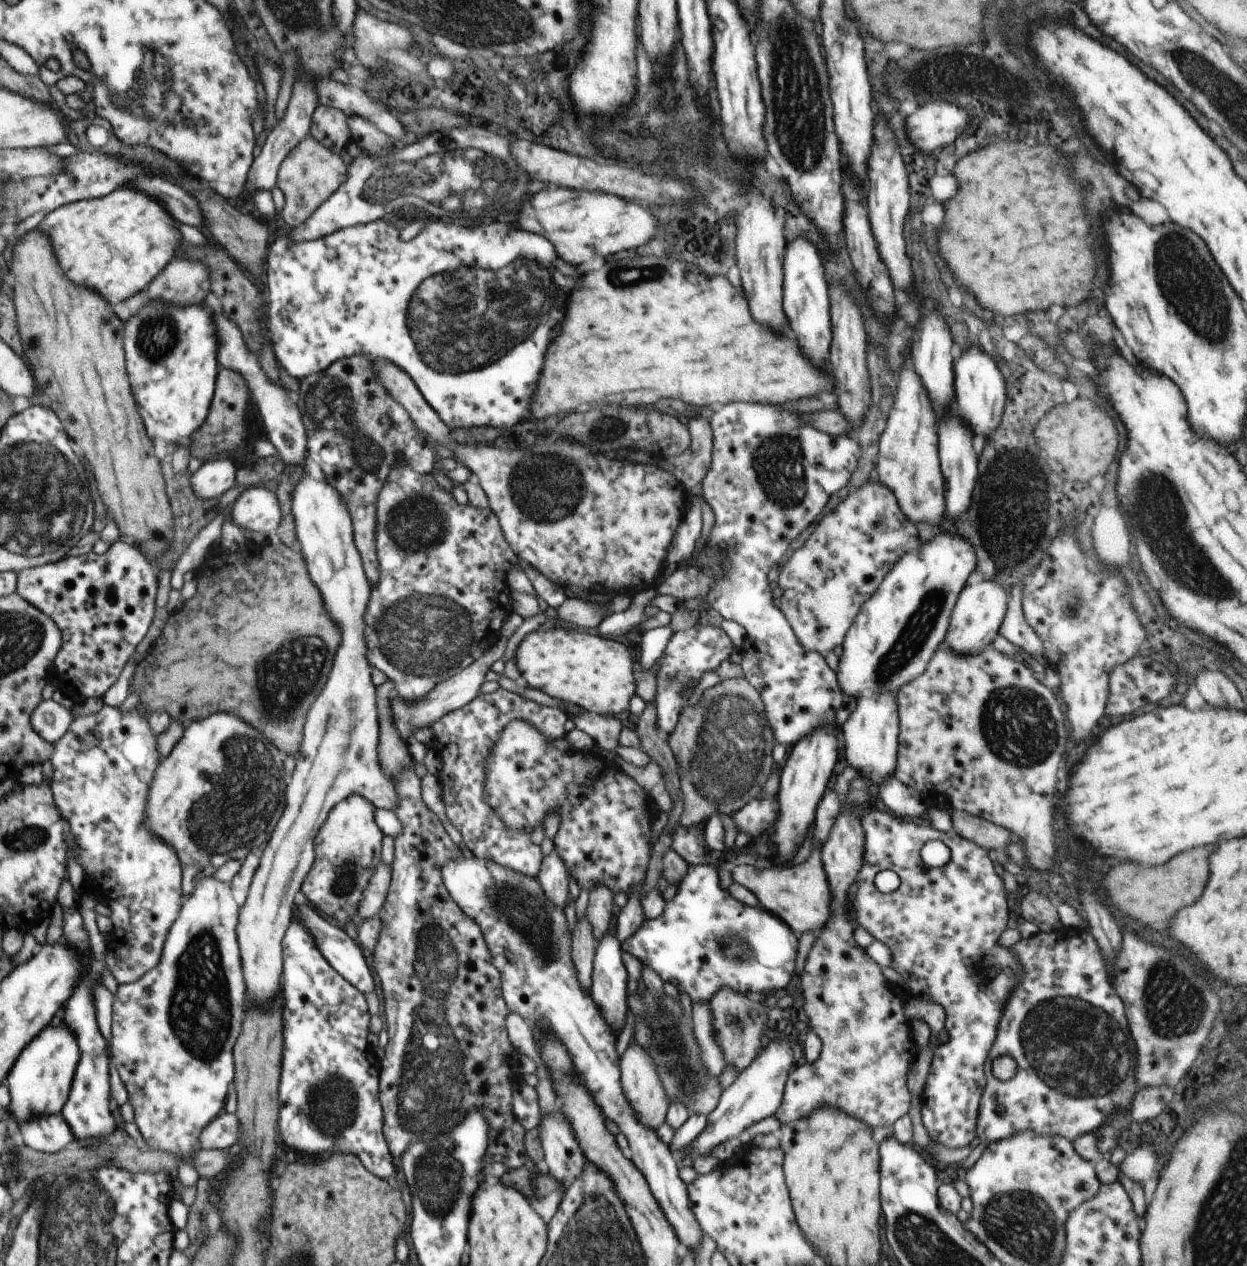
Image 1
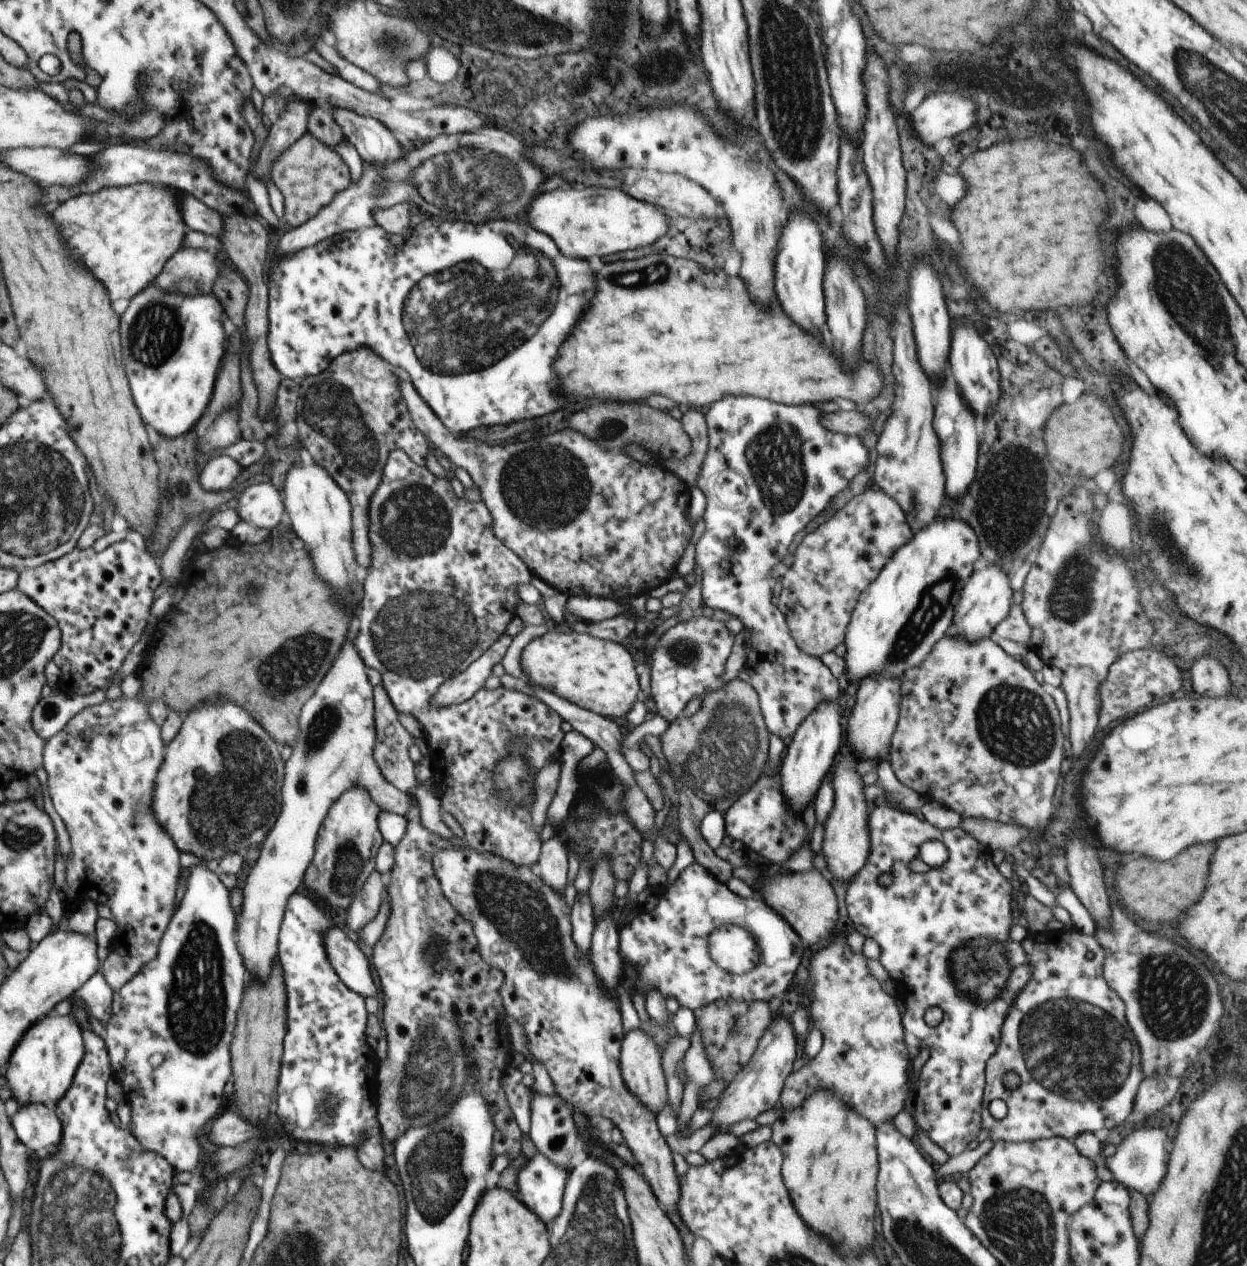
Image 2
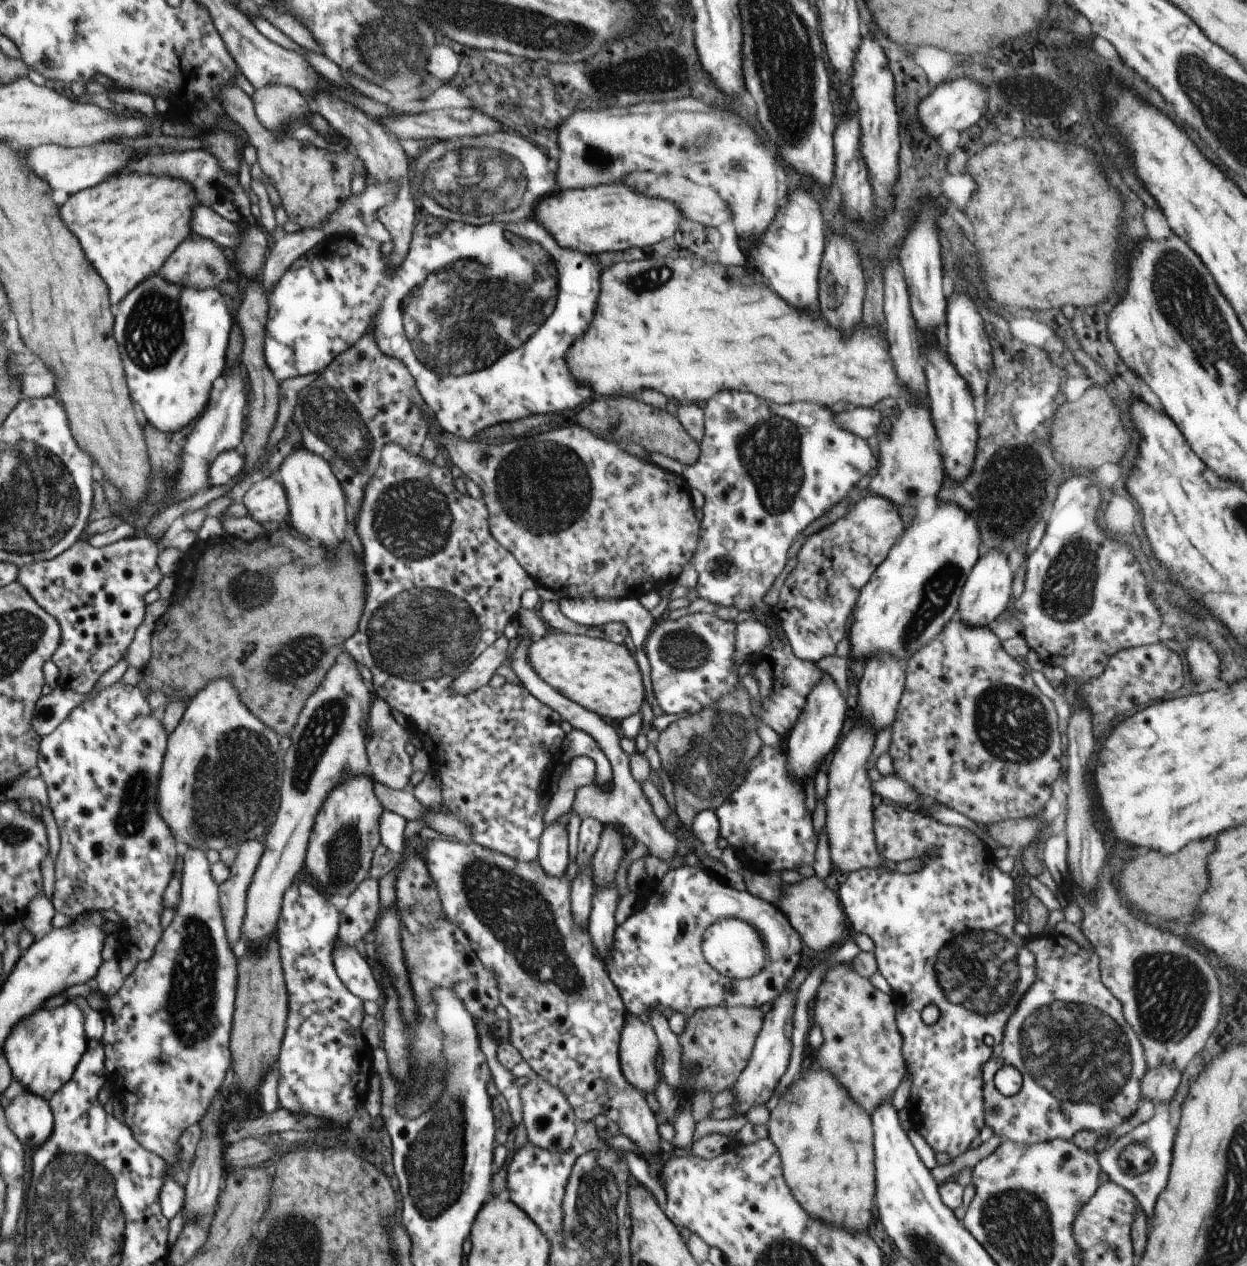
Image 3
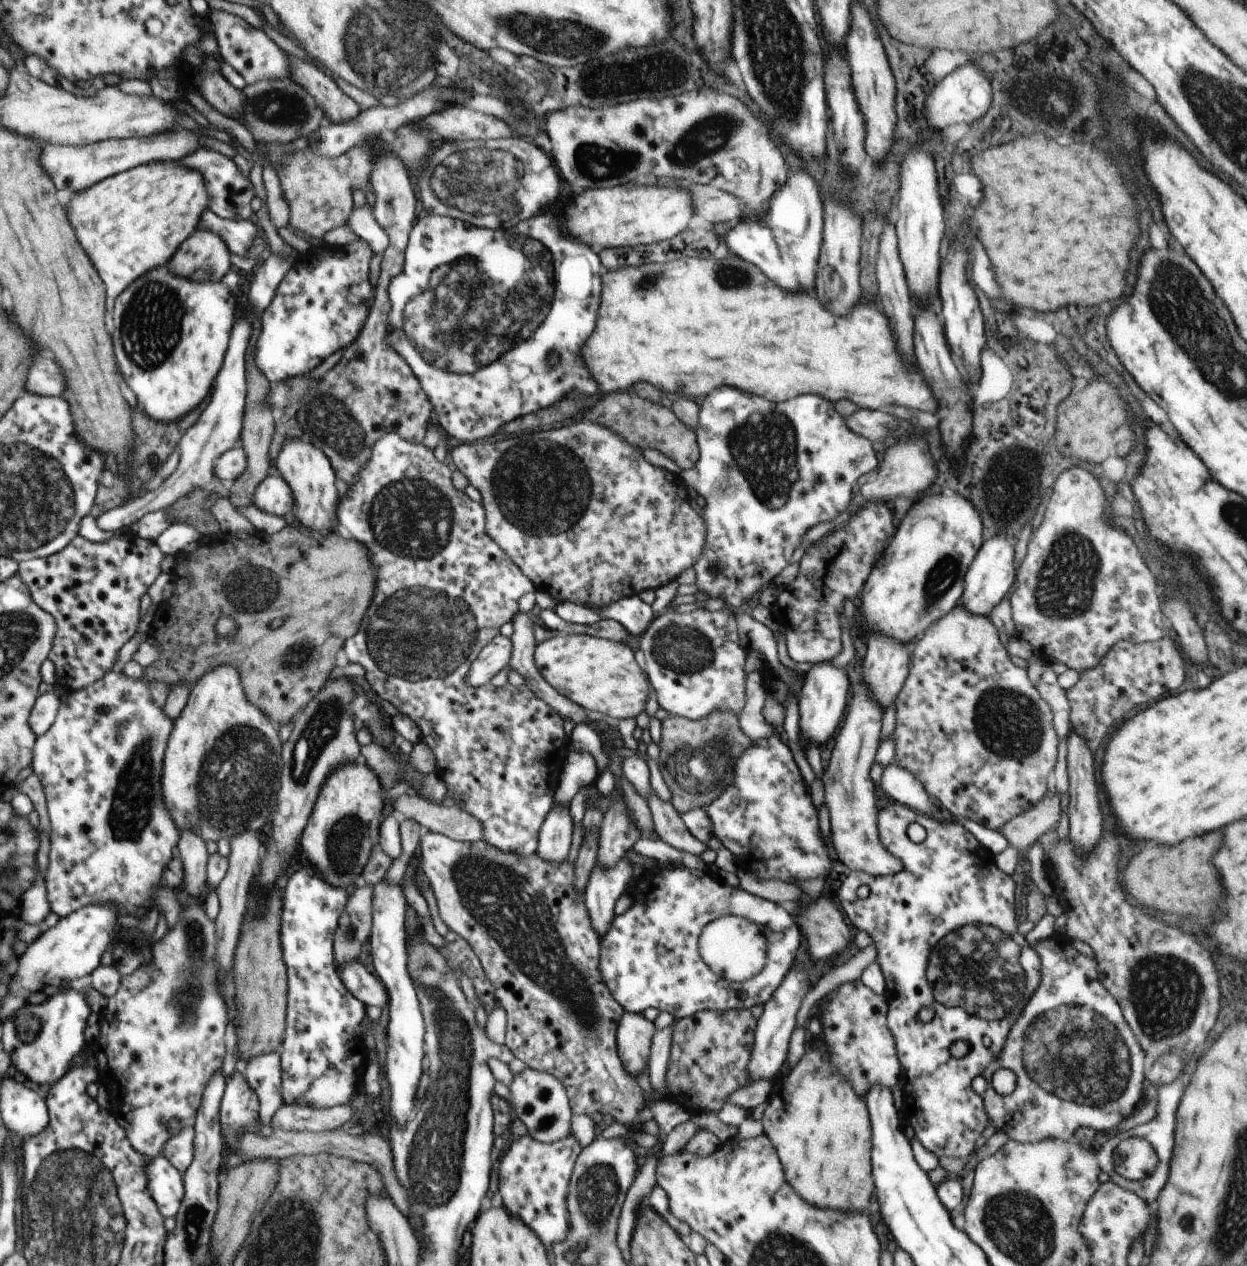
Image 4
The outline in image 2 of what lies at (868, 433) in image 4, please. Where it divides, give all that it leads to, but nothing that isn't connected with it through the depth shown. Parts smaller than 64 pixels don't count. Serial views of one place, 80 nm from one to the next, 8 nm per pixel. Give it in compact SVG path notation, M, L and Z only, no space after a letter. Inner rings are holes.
M862 410L837 411L833 413L823 413L822 424L831 433L842 433L843 435L856 435L862 437L872 421L866 417Z

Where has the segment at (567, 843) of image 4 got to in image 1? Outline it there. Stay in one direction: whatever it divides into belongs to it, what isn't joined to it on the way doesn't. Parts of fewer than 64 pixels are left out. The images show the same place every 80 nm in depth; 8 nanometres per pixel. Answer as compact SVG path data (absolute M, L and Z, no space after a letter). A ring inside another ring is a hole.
M554 849L550 856L543 858L537 880L550 902L553 902L554 906L557 906L561 911L568 904L570 897L568 878L567 868Z

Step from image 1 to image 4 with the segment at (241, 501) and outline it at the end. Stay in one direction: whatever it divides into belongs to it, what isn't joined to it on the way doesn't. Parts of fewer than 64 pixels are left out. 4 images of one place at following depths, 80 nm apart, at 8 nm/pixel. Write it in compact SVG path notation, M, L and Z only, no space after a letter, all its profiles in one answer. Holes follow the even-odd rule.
M267 475L254 489L251 504L276 516L284 516L292 510L295 502L288 483L282 478Z

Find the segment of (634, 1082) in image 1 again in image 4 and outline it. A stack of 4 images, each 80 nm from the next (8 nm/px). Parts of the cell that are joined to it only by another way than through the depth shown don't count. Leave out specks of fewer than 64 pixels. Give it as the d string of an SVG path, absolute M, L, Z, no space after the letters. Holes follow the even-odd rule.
M627 1011L622 1014L616 1032L617 1050L630 1076L636 1077L648 1070L652 1037L657 1031L643 1014Z

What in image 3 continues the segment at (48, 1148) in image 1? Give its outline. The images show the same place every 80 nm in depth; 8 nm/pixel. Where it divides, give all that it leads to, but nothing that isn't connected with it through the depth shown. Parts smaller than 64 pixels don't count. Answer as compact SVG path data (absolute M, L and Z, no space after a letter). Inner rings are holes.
M24 1092L5 1108L7 1125L24 1146L37 1150L54 1130L54 1117L48 1100Z

